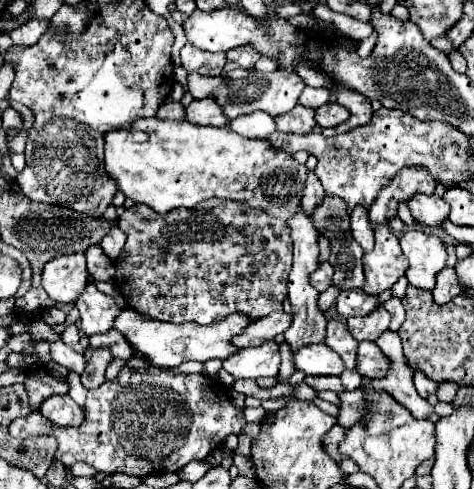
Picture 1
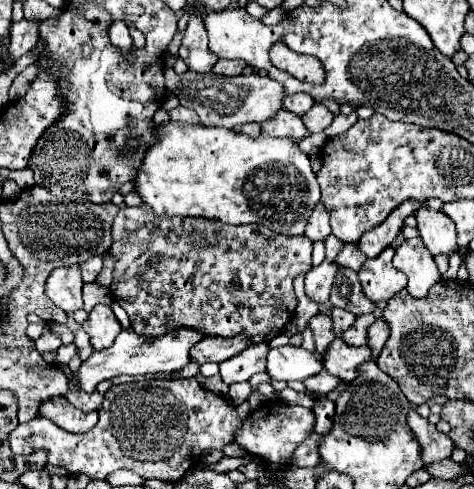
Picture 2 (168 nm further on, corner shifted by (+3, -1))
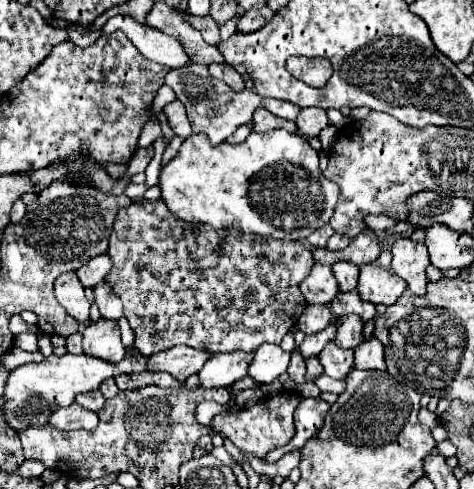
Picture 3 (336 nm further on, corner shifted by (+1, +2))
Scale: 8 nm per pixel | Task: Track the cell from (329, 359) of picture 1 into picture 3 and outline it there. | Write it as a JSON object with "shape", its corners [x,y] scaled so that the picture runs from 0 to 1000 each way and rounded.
{"shape":[[[570,701],[549,706],[536,718],[536,734],[527,742],[523,767],[544,787],[561,787],[608,755],[608,738],[612,738],[612,722],[595,718],[586,706],[570,706]]]}

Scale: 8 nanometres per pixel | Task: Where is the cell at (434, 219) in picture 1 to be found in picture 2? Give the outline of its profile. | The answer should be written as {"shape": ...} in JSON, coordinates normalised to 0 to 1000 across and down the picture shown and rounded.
{"shape":[[[886,425],[878,438],[882,450],[882,474],[895,495],[895,503],[920,524],[920,519],[954,519],[966,511],[962,499],[962,466],[958,454],[937,442],[928,429],[907,429],[907,425]]]}

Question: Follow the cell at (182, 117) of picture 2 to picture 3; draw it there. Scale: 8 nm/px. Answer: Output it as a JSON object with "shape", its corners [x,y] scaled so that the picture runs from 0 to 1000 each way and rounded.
{"shape":[[[376,202],[363,207],[363,211],[354,211],[346,219],[346,235],[354,243],[354,256],[363,260],[363,268],[376,280],[388,280],[392,284],[397,276],[405,276],[405,260],[401,260],[401,247],[392,239],[392,223],[388,223],[388,215]]]}

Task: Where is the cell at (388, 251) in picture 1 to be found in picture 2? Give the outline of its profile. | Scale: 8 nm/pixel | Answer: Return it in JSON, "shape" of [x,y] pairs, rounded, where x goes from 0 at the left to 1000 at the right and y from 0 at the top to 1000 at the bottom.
{"shape":[[[819,503],[802,524],[772,532],[755,556],[759,581],[768,601],[785,613],[823,613],[831,601],[840,601],[857,585],[857,564],[827,540],[831,507]]]}

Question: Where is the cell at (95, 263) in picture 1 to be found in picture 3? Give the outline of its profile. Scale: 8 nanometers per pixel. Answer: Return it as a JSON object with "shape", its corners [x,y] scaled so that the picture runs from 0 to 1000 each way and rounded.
{"shape":[[[207,521],[207,526],[190,530],[186,538],[177,538],[160,554],[160,562],[165,562],[165,571],[169,571],[169,579],[177,587],[198,587],[198,583],[207,583],[228,562],[232,550],[236,550],[232,526],[228,521]]]}

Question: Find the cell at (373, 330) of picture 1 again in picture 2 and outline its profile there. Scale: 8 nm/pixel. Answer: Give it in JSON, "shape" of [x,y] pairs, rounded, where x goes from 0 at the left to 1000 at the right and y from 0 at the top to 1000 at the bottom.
{"shape":[[[789,642],[755,646],[751,658],[722,683],[722,695],[738,708],[772,708],[776,703],[776,671],[785,667],[789,654],[793,654]]]}

